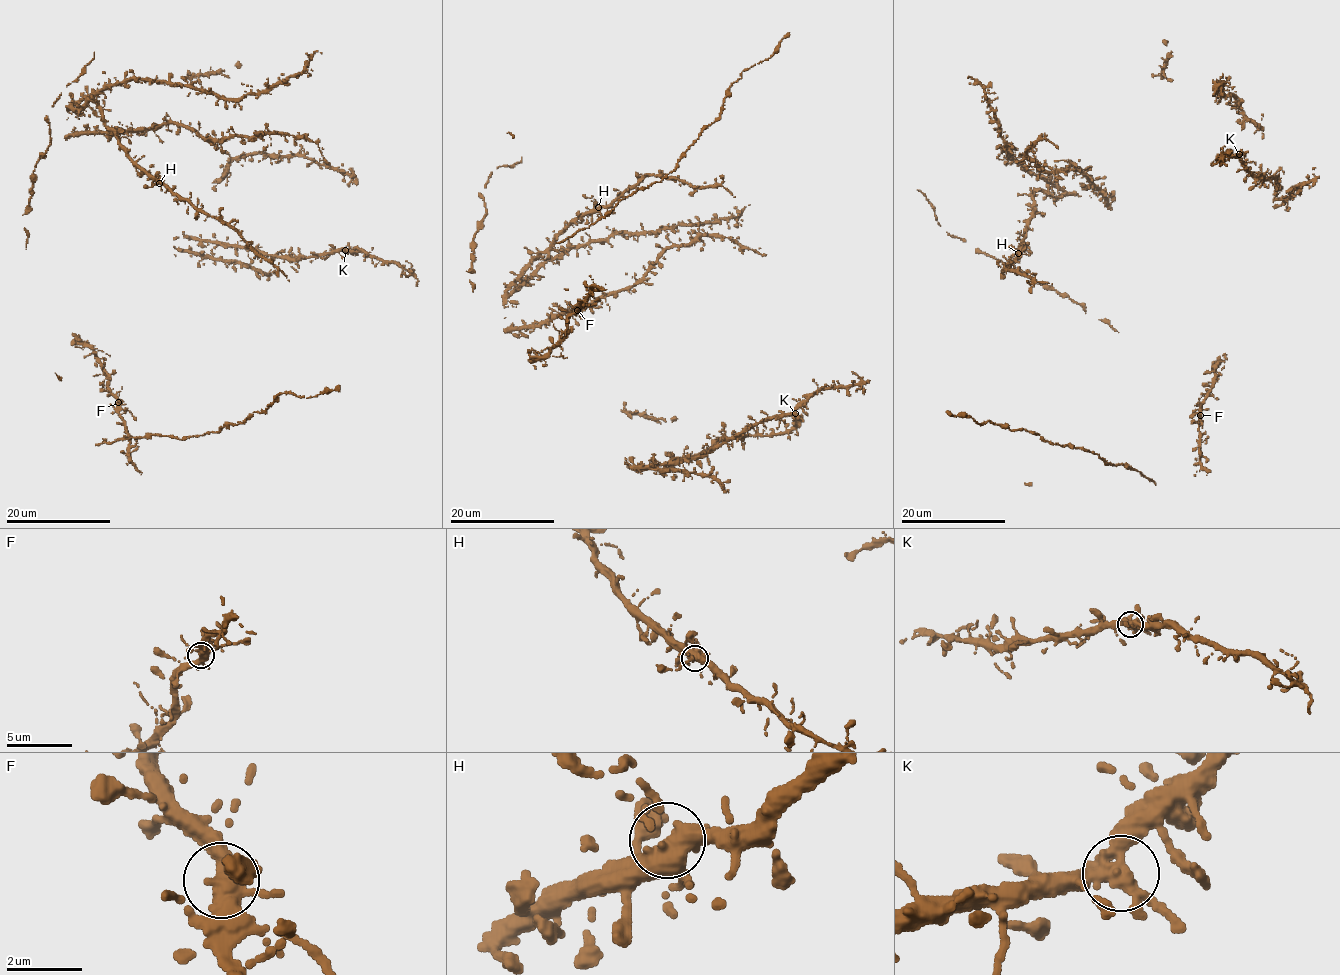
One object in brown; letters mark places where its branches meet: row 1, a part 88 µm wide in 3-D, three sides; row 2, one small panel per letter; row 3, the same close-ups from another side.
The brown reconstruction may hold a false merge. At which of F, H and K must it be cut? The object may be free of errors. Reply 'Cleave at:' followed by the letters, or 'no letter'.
Cleave at: no letter

